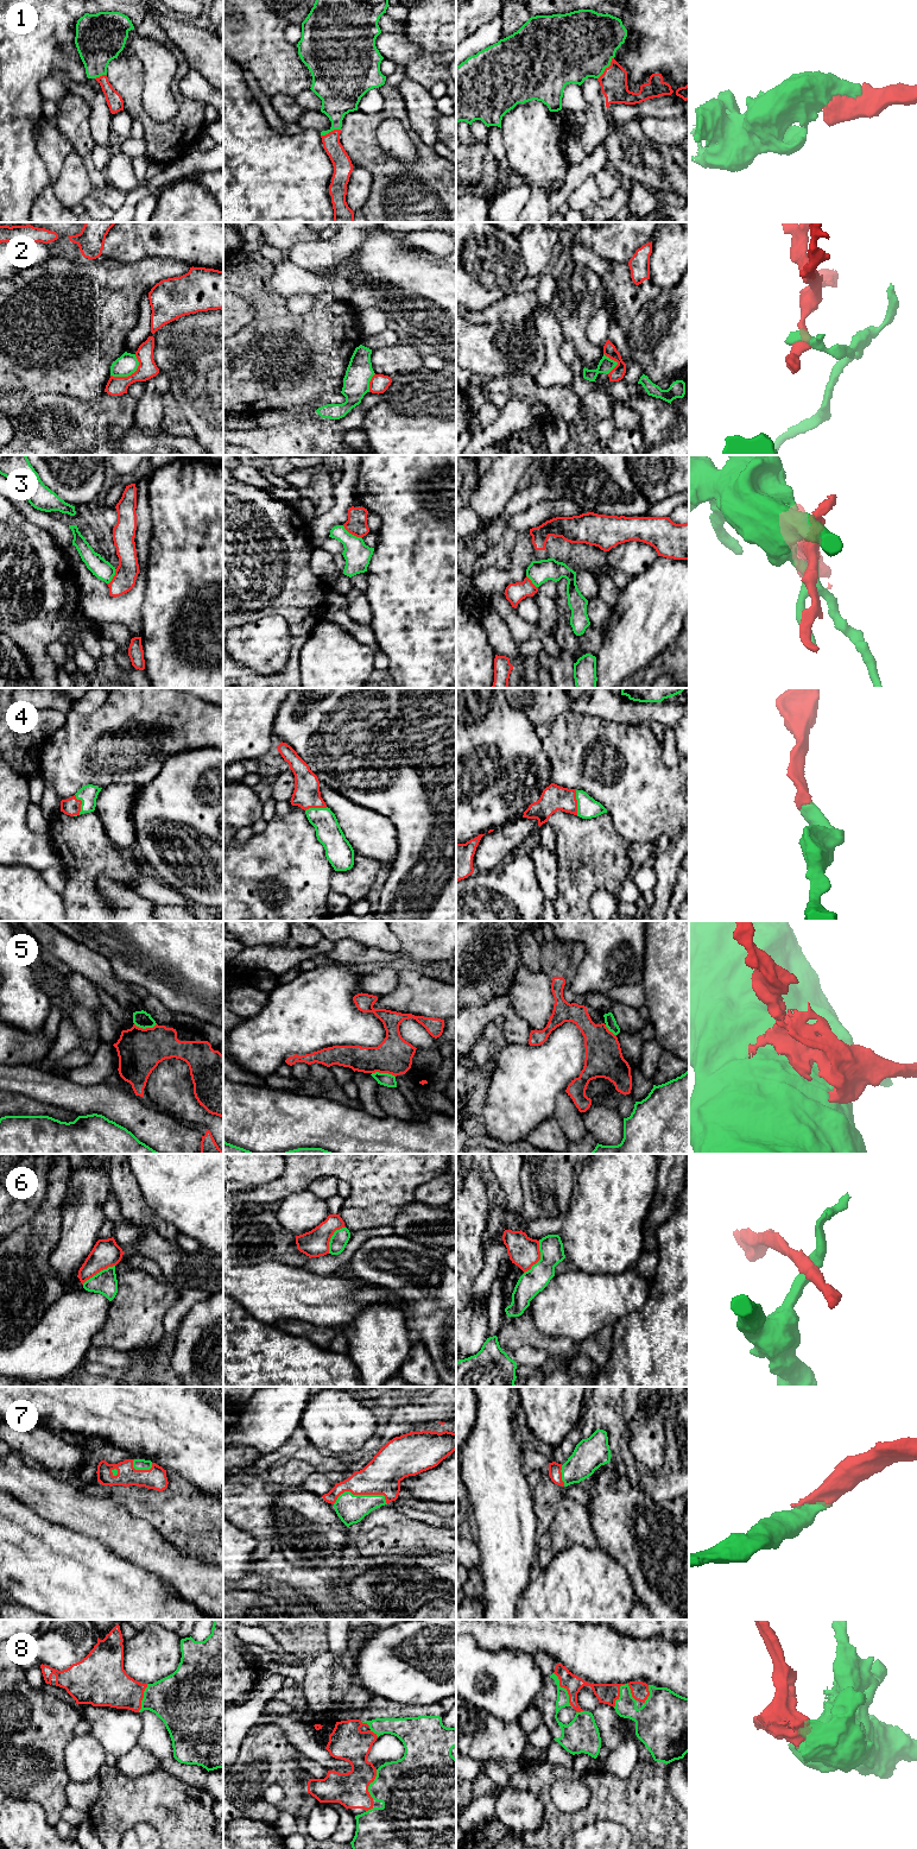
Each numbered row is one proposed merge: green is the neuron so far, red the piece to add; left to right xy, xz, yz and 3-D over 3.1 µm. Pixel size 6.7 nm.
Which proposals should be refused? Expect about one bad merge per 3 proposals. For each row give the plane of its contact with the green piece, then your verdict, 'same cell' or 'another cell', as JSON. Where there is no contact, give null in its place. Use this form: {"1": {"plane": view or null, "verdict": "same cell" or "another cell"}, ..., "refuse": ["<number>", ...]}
{"1": {"plane": "yz", "verdict": "same cell"}, "2": {"plane": "xy", "verdict": "another cell"}, "3": {"plane": "xz", "verdict": "another cell"}, "4": {"plane": "yz", "verdict": "same cell"}, "5": {"plane": "xz", "verdict": "another cell"}, "6": {"plane": "yz", "verdict": "another cell"}, "7": {"plane": "xz", "verdict": "same cell"}, "8": {"plane": "yz", "verdict": "same cell"}, "refuse": ["2", "3", "5", "6"]}

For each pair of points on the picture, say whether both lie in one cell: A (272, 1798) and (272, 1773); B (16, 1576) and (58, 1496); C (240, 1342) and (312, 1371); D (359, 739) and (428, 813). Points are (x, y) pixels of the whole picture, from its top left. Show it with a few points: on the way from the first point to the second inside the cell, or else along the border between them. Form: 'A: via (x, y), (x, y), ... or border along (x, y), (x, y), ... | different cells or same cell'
A: border along (277, 1783), (283, 1790), (283, 1802), (273, 1806) | different cells
B: border along (23, 1503), (43, 1516), (73, 1529) | different cells
C: via (258, 1360), (270, 1371), (295, 1371) | same cell
D: via (351, 770), (351, 786), (361, 796), (397, 803) | same cell

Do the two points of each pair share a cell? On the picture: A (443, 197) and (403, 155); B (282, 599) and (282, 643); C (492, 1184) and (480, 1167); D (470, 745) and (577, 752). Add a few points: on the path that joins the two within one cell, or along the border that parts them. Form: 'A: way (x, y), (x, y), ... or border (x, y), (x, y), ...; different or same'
A: border (413, 143), (416, 158), (411, 162), (402, 162); different
B: border (254, 619), (280, 616), (286, 622), (292, 637); different
C: way (489, 1180), (484, 1171); same
D: border (541, 740), (542, 749), (550, 763), (550, 777); different

